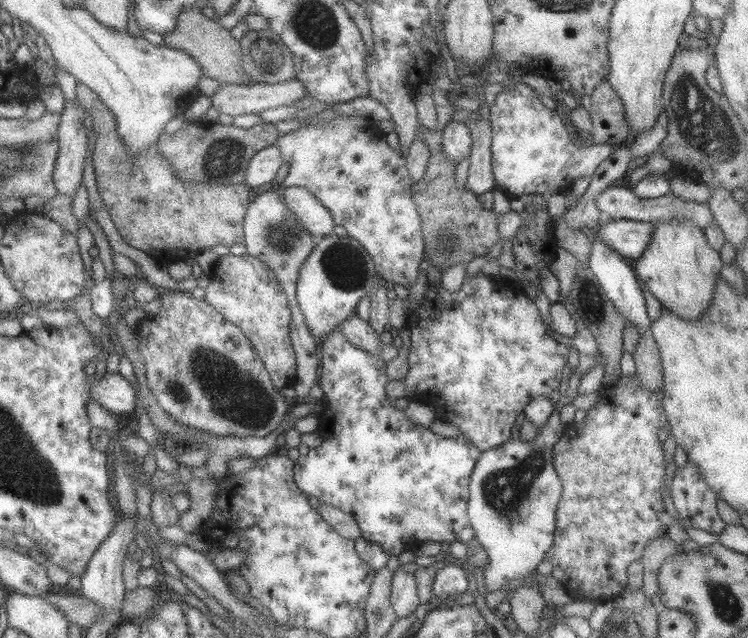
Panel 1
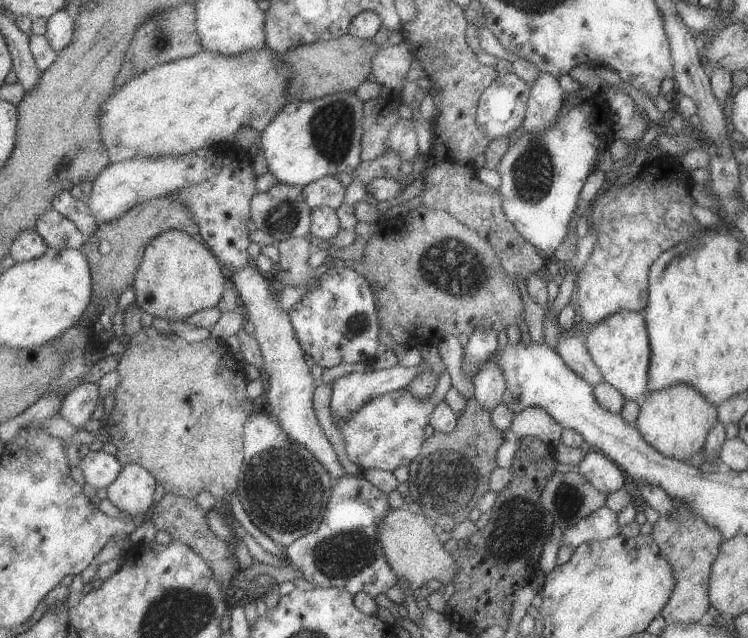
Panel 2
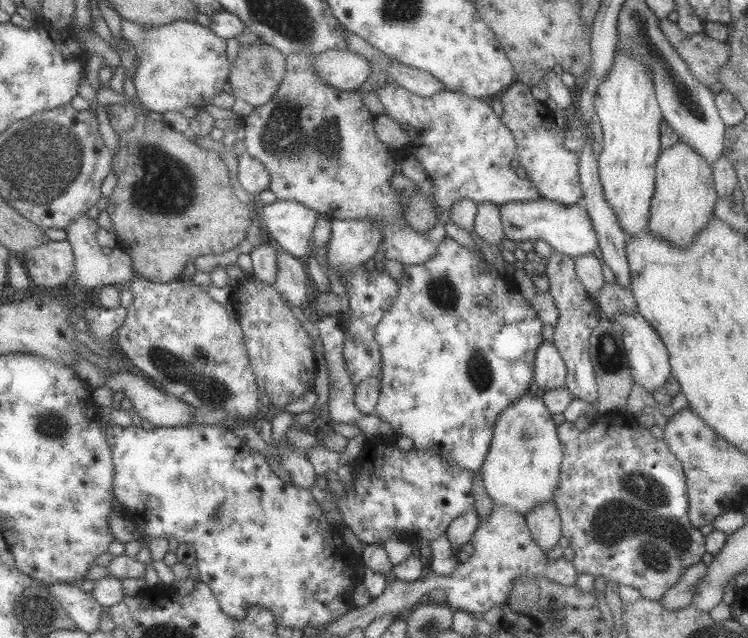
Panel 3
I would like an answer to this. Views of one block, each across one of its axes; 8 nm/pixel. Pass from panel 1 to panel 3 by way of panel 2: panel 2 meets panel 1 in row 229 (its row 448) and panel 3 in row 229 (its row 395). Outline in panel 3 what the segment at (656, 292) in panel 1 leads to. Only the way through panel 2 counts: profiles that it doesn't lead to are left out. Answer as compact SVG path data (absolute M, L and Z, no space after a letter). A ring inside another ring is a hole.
M681 139L660 150L655 163L653 196L645 232L661 237L673 247L687 247L707 225L718 200L713 188L712 170L707 161Z

